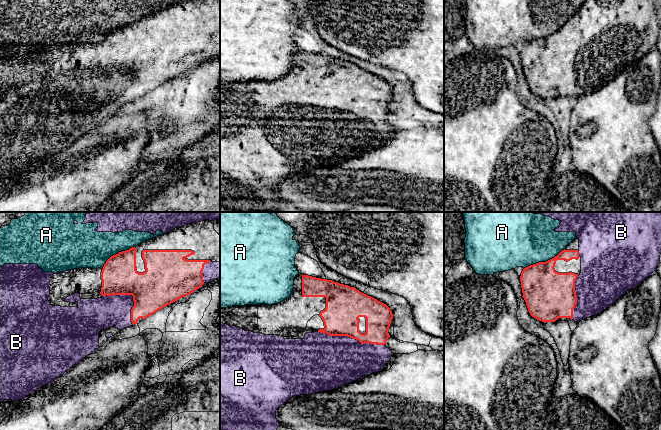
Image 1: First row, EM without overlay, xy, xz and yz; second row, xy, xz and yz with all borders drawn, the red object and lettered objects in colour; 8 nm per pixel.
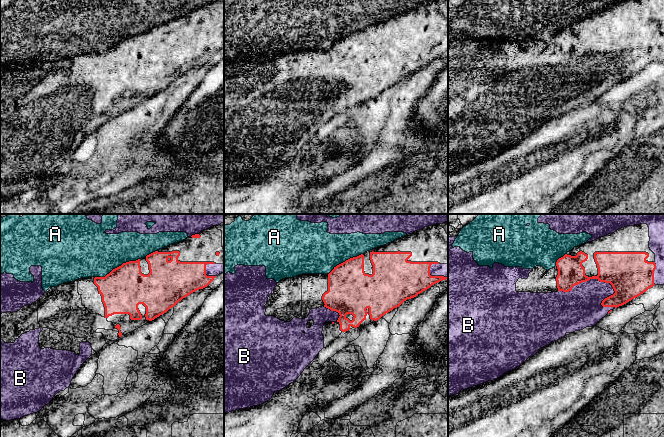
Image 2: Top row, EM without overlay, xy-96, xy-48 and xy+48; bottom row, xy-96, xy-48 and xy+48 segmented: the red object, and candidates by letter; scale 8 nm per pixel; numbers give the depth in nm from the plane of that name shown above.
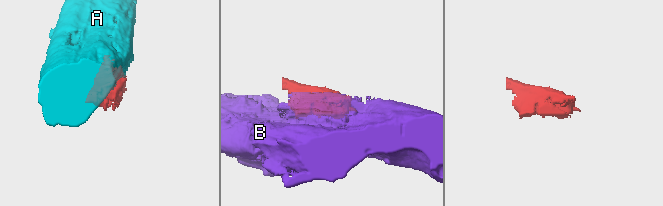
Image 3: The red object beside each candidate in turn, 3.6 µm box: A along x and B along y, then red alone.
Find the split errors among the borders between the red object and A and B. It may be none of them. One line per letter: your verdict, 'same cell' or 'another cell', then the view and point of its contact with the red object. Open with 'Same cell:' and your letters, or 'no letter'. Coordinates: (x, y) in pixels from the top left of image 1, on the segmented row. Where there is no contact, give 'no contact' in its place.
Same cell: B
A: another cell; meets red in yz at (544, 262)
B: same cell; meets red in xz at (351, 337)

